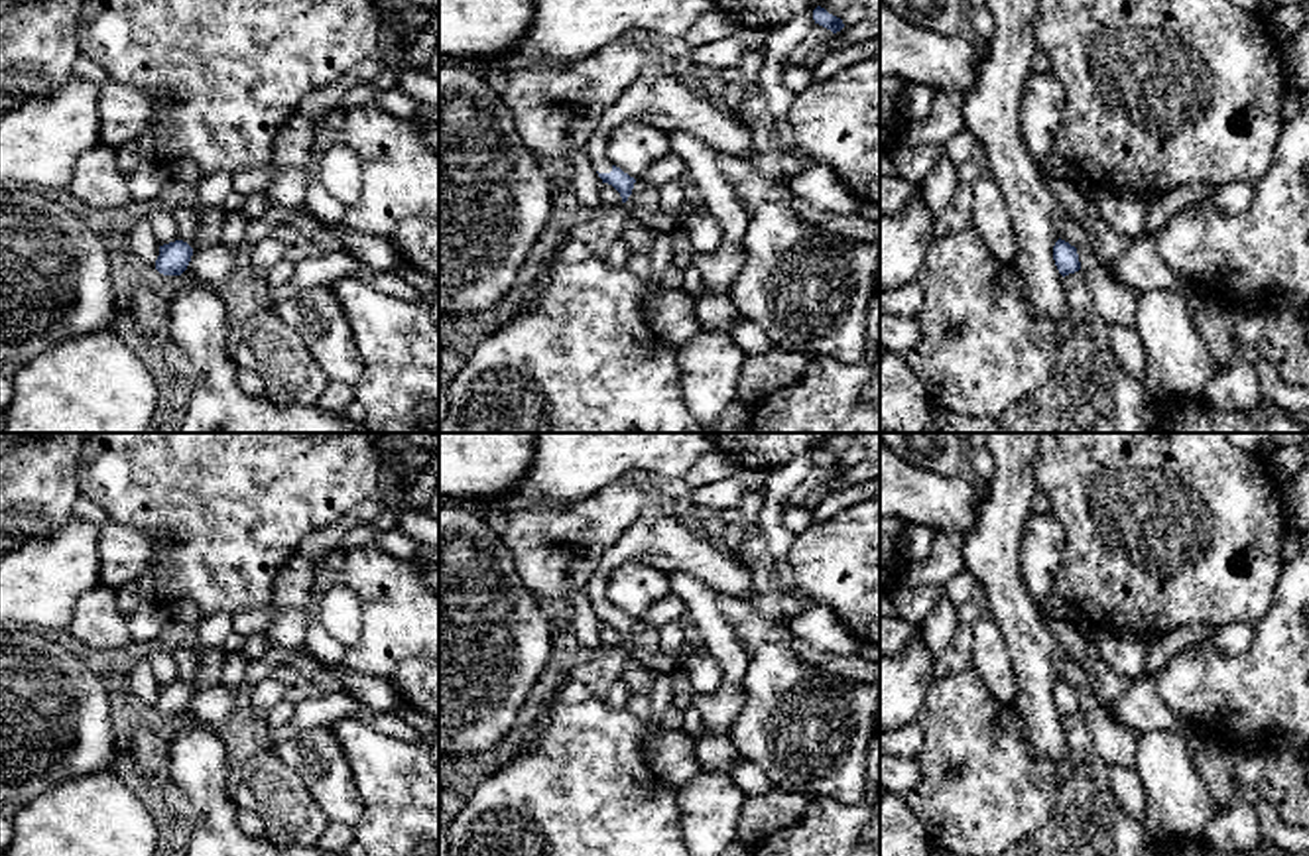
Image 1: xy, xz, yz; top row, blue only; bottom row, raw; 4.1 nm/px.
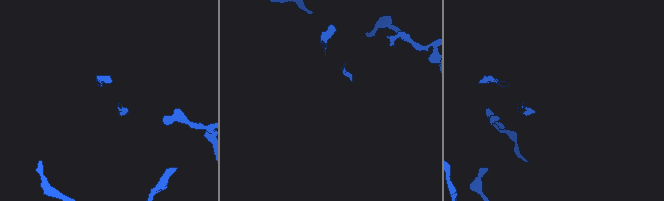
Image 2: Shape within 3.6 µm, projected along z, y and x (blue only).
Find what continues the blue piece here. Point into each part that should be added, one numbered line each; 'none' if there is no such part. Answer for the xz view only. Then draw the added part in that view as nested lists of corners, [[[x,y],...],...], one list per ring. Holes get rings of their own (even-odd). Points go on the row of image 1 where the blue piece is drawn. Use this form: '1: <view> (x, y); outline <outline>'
1: xz (668, 103); outline [[[679,75],[638,77],[620,98],[606,108],[596,132],[587,144],[587,153],[598,173],[610,173],[612,161],[606,153],[610,134],[628,122],[648,124],[663,132],[683,130],[703,140],[711,150],[752,161],[760,152],[752,130],[740,114],[722,112],[713,98],[687,85]]]

